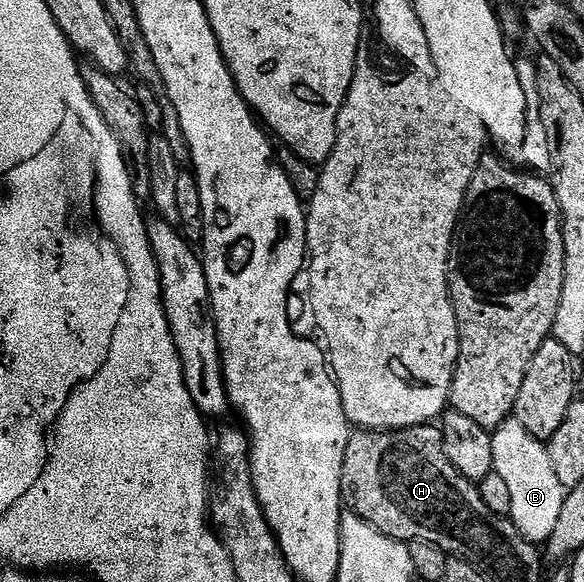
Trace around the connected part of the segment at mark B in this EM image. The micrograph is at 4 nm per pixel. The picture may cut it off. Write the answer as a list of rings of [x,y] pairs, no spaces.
[[[501,427],[492,434],[493,442],[491,443],[491,451],[493,452],[493,472],[499,475],[499,479],[505,484],[505,490],[509,496],[509,511],[508,516],[513,517],[513,525],[522,533],[523,536],[529,540],[529,543],[537,543],[533,541],[541,541],[541,543],[548,542],[551,531],[555,531],[555,522],[559,519],[559,511],[565,502],[566,490],[562,489],[561,484],[555,479],[555,471],[551,467],[551,459],[549,458],[548,448],[542,442],[537,441],[529,433],[522,433],[516,427]]]

